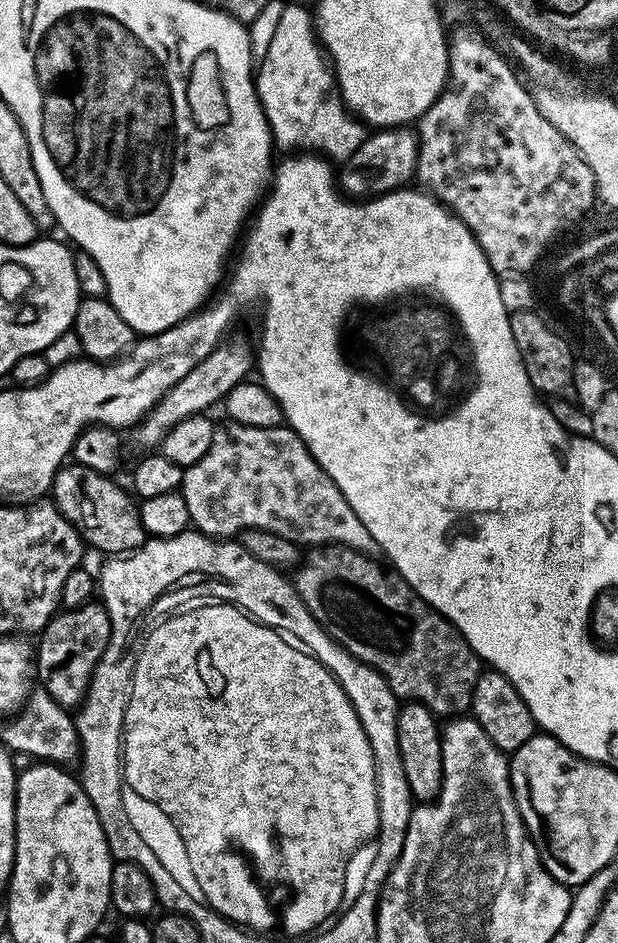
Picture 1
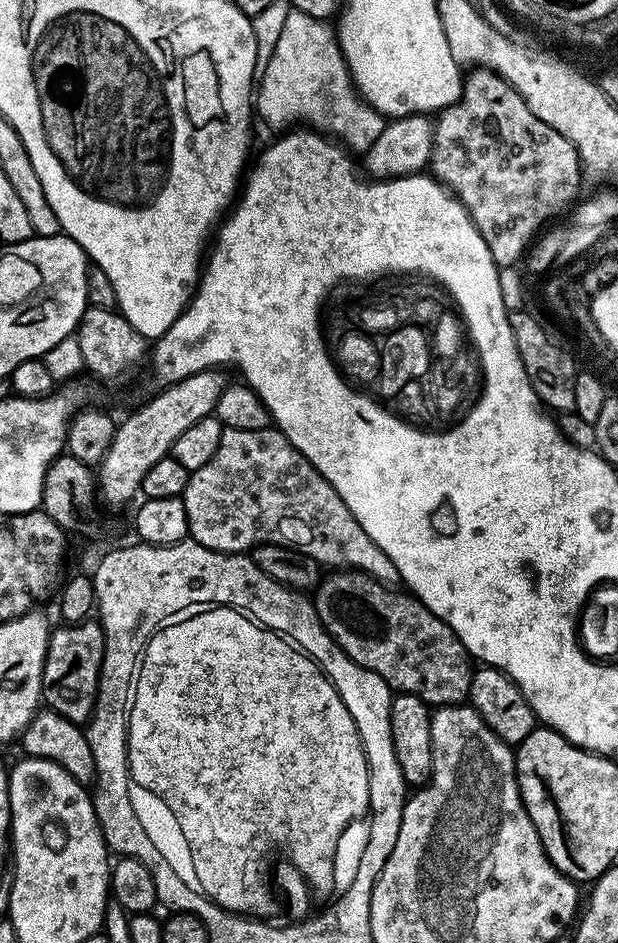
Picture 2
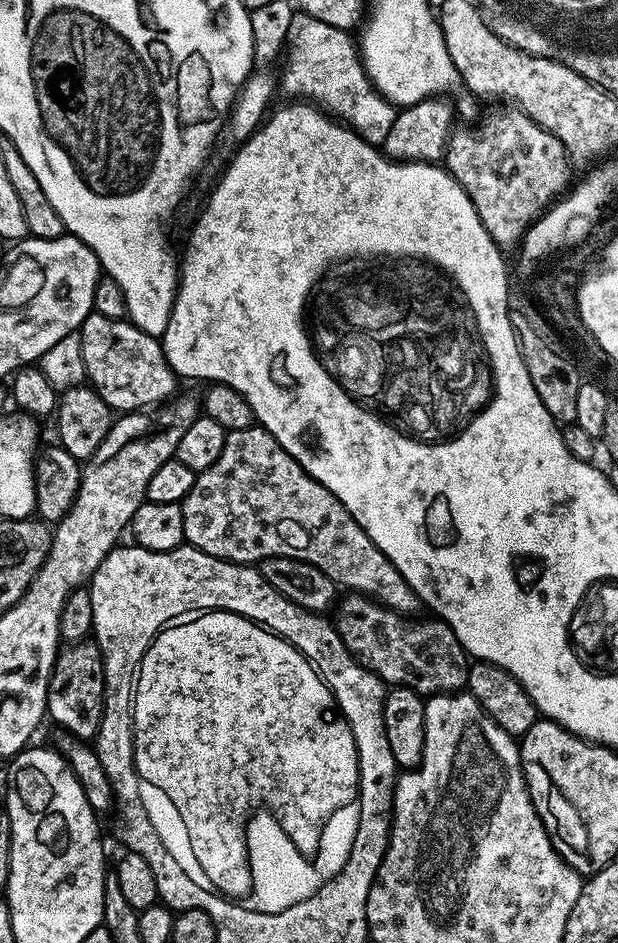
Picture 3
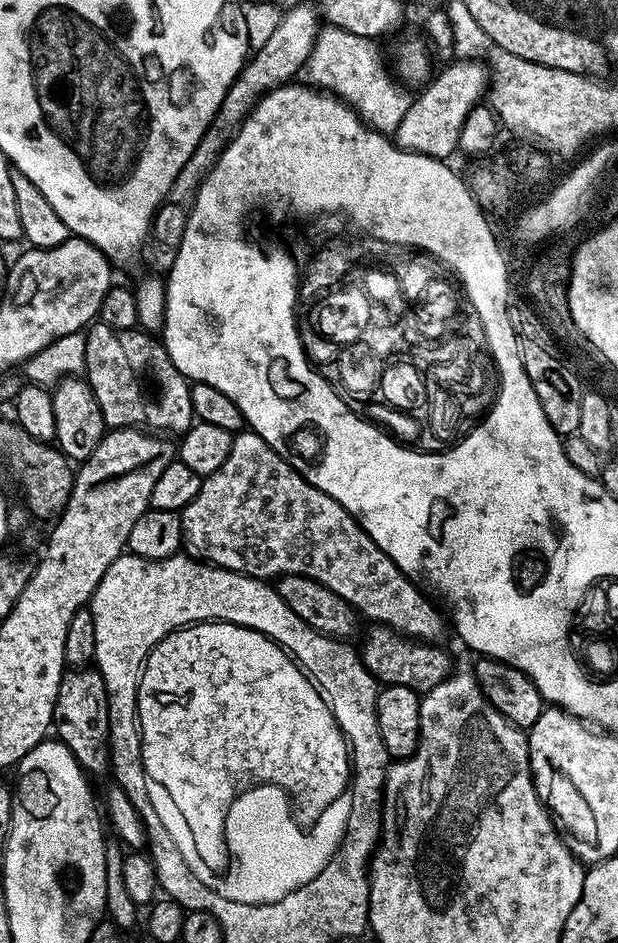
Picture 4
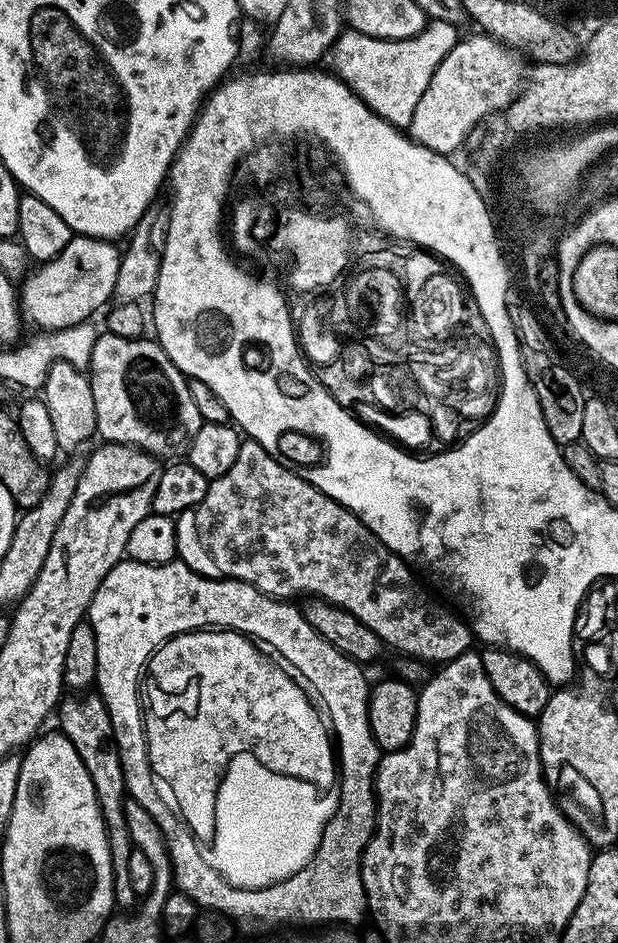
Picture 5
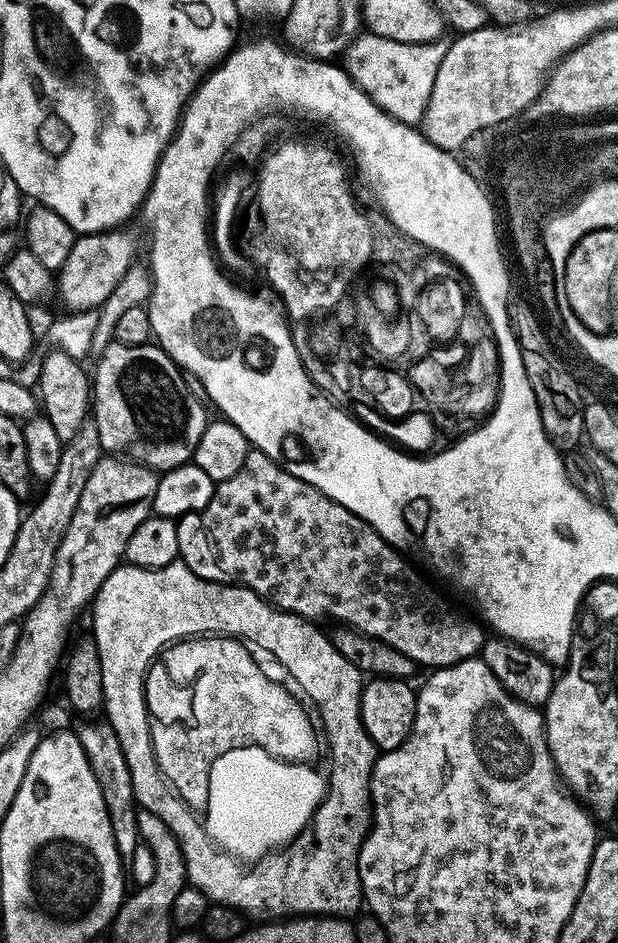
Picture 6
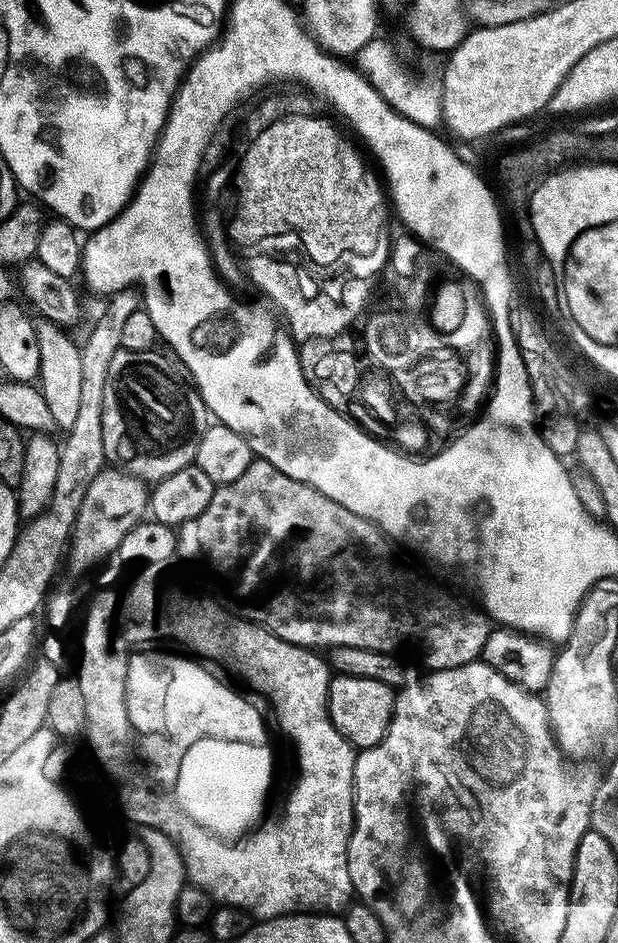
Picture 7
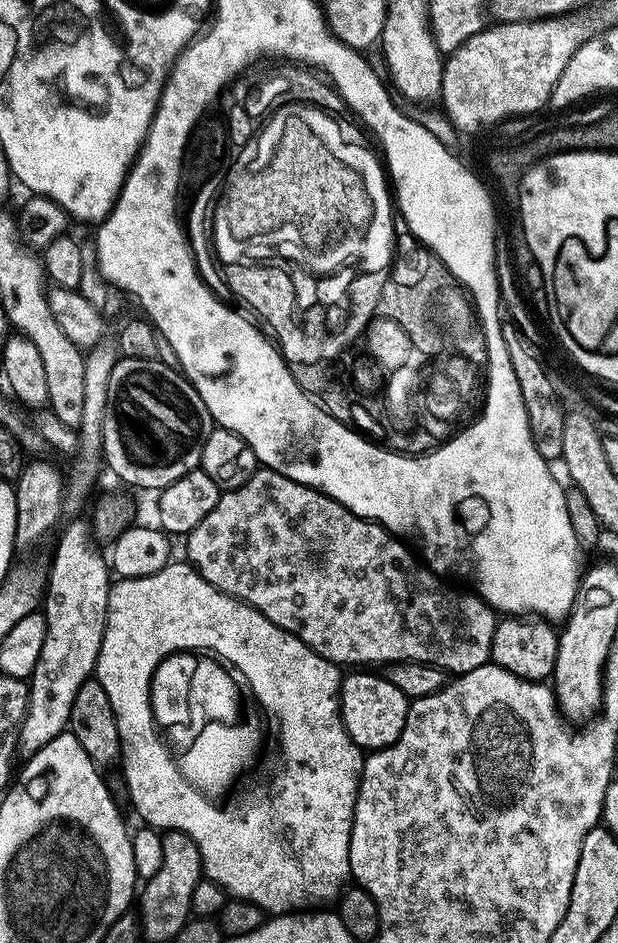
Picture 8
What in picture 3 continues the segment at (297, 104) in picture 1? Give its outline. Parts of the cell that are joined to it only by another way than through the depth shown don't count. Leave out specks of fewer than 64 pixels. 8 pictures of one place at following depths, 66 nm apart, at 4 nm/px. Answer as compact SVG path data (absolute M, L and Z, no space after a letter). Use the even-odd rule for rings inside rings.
M296 14L290 22L283 60L284 69L278 72L278 88L288 95L285 97L311 102L353 128L366 143L383 145L386 134L390 134L390 126L394 126L398 108L370 82L351 31L305 14Z

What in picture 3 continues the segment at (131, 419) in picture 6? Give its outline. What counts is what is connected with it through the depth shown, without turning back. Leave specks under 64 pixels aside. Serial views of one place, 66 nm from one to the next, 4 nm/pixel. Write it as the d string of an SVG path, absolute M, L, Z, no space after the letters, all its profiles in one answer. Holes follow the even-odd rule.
M93 311L82 321L78 333L87 383L111 406L113 413L152 410L177 395L178 377L168 365L163 343L157 337L146 334L127 319L102 318L102 314Z

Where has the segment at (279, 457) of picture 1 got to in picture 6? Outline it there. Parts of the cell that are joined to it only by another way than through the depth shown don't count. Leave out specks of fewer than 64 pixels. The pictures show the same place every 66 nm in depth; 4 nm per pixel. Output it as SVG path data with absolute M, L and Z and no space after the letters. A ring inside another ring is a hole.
M249 450L246 454L246 462L242 462L242 470L234 474L234 478L226 478L217 483L210 502L200 512L191 512L176 520L178 530L179 559L184 561L196 576L203 580L213 580L216 584L239 584L252 592L267 598L275 607L283 608L285 612L293 612L304 619L316 620L318 616L332 616L338 618L347 627L353 627L364 636L370 636L373 640L380 640L395 652L400 652L411 661L416 661L430 666L429 668L454 665L458 661L473 659L482 649L486 634L483 627L477 622L462 620L460 622L447 617L448 608L443 598L426 583L422 582L417 572L405 561L405 555L399 549L388 544L370 525L358 518L353 512L346 510L340 503L334 502L328 496L318 491L309 483L302 482L302 478L294 478L281 464L277 464L264 452Z

